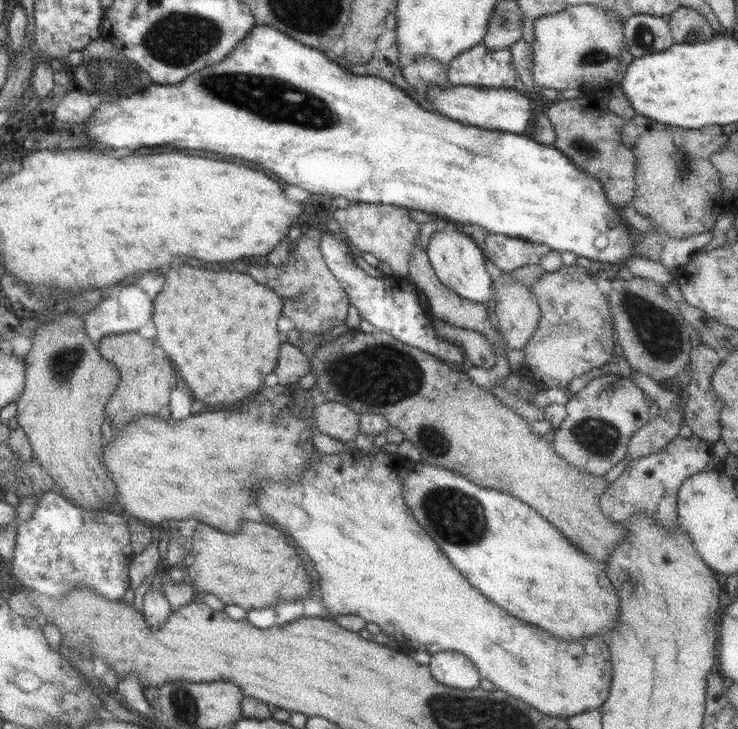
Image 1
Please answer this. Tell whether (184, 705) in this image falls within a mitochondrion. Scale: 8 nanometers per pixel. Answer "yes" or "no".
yes

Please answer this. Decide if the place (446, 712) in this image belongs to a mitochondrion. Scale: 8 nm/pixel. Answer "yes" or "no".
yes

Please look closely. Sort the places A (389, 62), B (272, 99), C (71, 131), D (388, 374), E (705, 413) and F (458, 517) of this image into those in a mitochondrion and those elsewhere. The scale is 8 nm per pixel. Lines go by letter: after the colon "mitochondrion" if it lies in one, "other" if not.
A: other
B: mitochondrion
C: other
D: mitochondrion
E: other
F: mitochondrion

